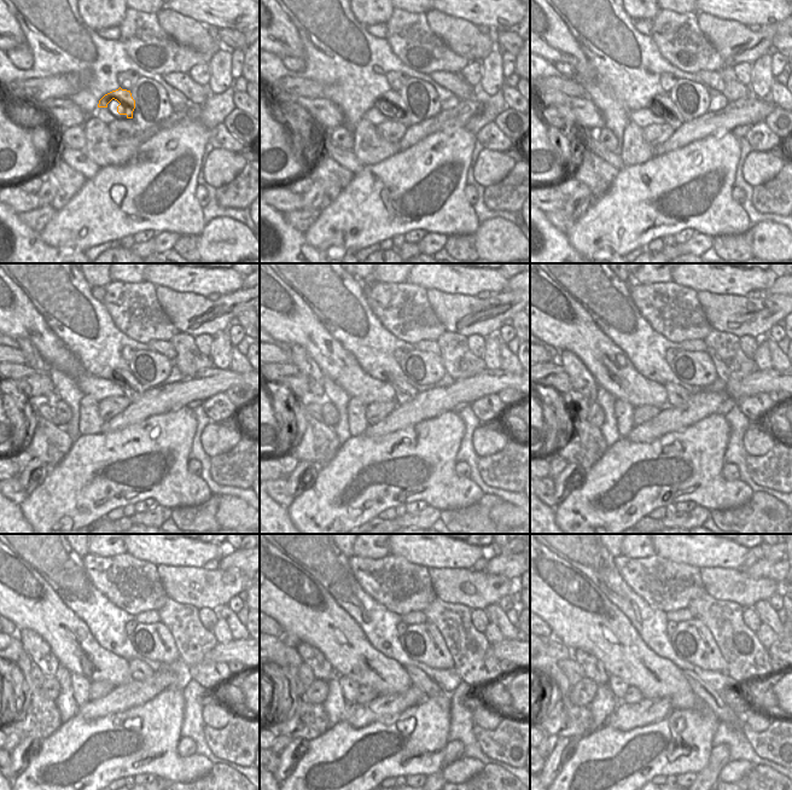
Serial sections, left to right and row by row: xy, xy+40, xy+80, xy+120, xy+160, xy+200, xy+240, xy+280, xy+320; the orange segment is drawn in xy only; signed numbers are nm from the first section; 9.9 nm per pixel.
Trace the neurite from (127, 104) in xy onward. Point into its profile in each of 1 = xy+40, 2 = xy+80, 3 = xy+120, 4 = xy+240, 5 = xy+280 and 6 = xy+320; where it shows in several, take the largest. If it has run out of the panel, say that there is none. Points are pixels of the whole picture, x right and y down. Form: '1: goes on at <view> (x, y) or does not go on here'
1: goes on at xy+40 (397, 110)
2: goes on at xy+80 (667, 109)
3: goes on at xy+120 (132, 389)
4: goes on at xy+240 (139, 671)
5: goes on at xy+280 (418, 678)
6: goes on at xy+320 (705, 693)

